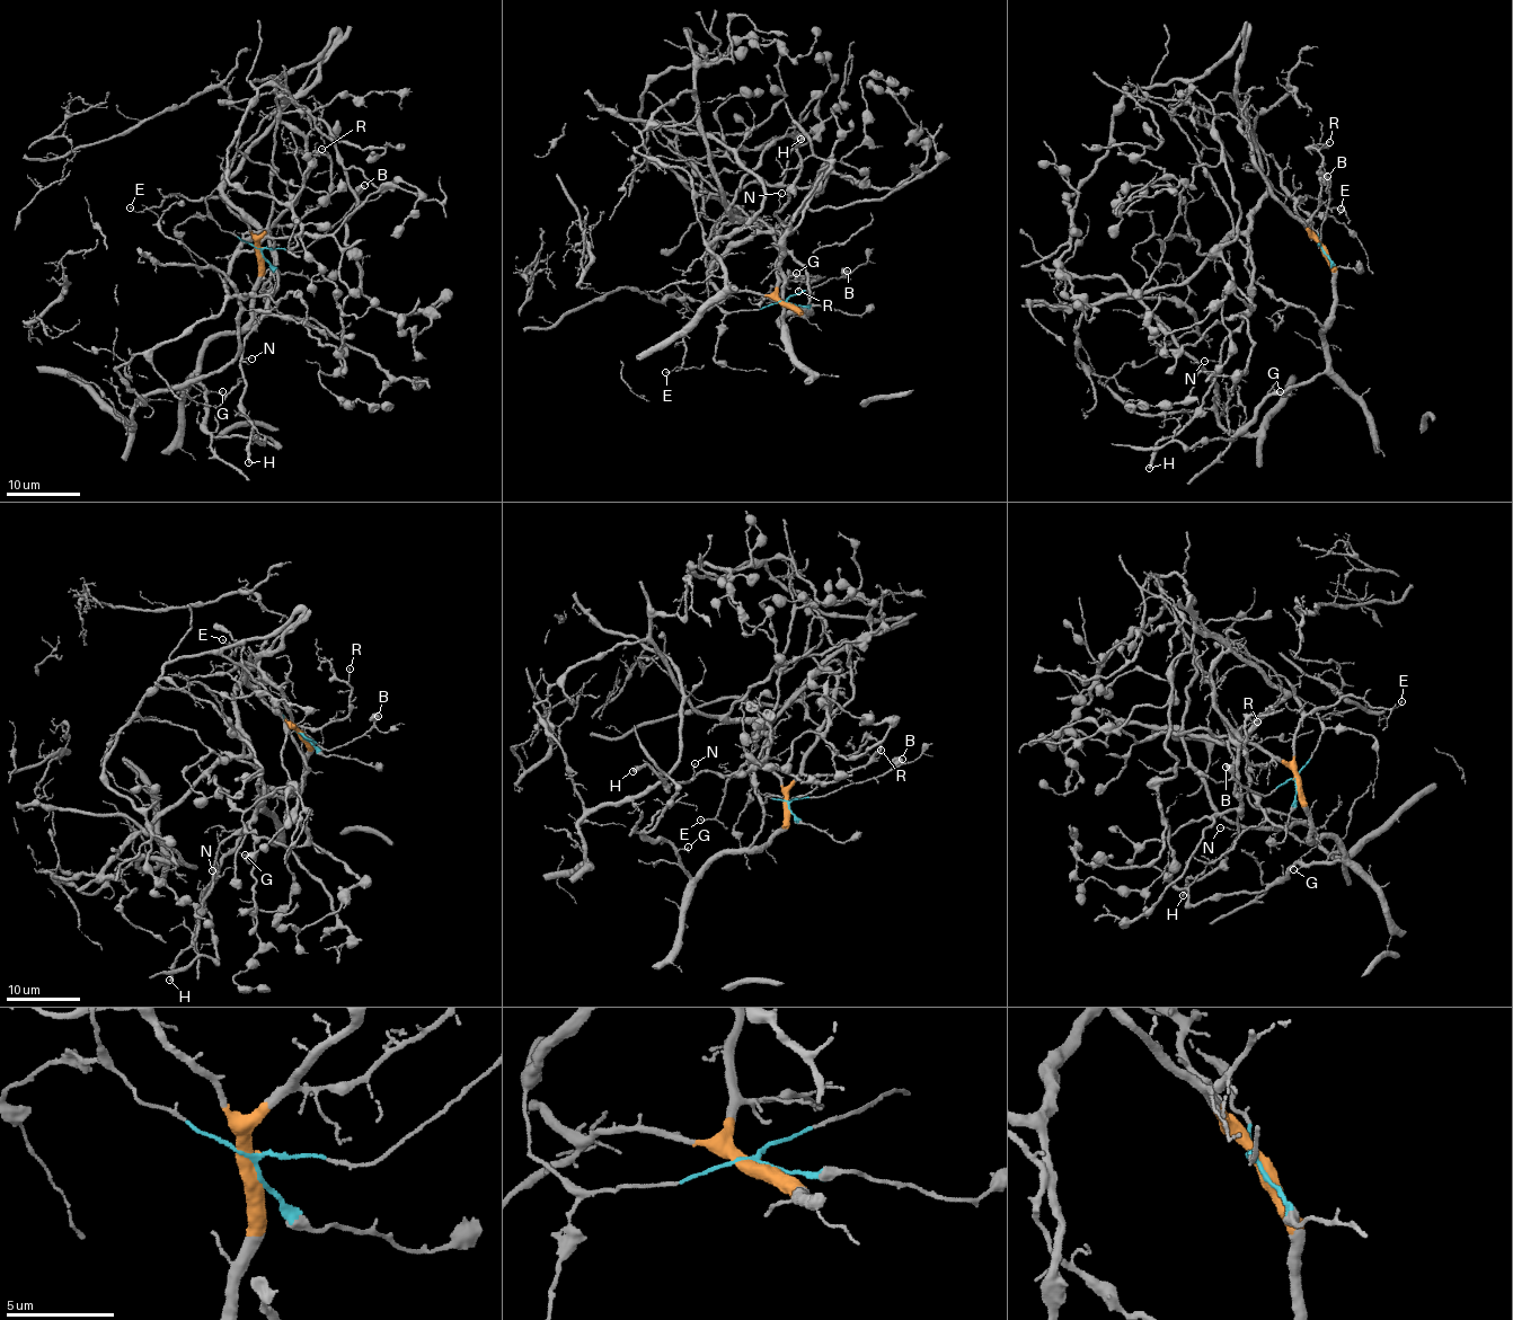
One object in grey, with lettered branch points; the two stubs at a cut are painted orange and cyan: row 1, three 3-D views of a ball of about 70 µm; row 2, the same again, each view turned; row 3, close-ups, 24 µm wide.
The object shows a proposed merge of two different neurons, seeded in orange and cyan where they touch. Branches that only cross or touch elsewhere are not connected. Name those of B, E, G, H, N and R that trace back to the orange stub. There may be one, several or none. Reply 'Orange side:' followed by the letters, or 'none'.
Orange side: E, G, R

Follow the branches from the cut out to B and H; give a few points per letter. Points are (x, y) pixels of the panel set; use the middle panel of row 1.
B: (785, 302), (794, 294), (822, 286), (831, 277), (846, 277), (848, 269)
H: (785, 302), (726, 311), (710, 301), (707, 275), (758, 233), (792, 231), (775, 213), (802, 166), (802, 138)

